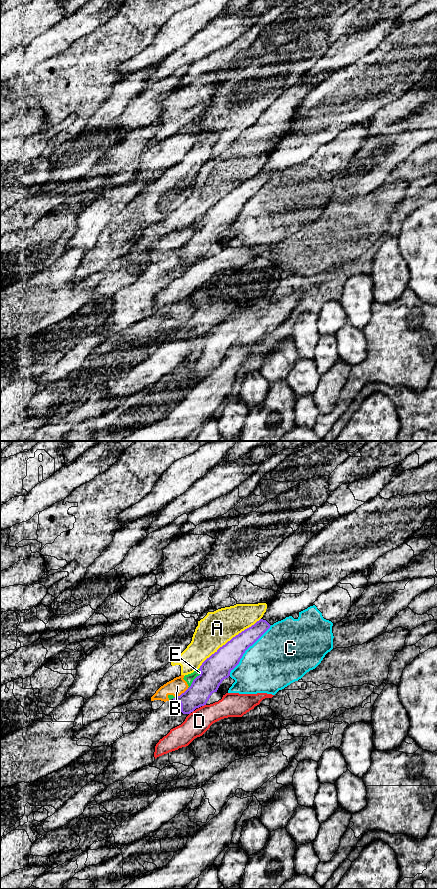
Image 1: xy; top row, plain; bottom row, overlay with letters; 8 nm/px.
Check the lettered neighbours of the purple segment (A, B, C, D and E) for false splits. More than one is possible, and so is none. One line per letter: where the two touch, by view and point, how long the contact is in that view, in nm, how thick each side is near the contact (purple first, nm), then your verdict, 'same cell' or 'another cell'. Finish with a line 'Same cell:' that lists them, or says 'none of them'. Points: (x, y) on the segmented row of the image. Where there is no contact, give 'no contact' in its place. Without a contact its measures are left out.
A: xy (228, 641) | 650 nm | 220/280 nm | another cell
B: xy (182, 693) | 130 nm | 190/140 nm | another cell
C: xy (246, 649) | 550 nm | 200/440 nm | another cell
D: xy (203, 705) | 40 nm | 190/190 nm | another cell
E: xy (195, 678) | 190 nm | 220/70 nm | another cell
Same cell: none of them

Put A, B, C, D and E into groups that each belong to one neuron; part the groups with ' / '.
A / B E / C / D

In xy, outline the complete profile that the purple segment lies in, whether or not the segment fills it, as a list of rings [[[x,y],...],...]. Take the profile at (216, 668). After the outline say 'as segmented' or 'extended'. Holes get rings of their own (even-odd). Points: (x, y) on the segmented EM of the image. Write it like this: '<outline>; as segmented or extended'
[[[263,619],[245,629],[200,666],[200,675],[180,696],[173,698],[181,704],[181,712],[190,714],[196,708],[206,705],[210,696],[217,692],[222,681],[230,676],[230,672],[239,664],[245,651],[252,646],[269,628],[270,624]]]; as segmented

